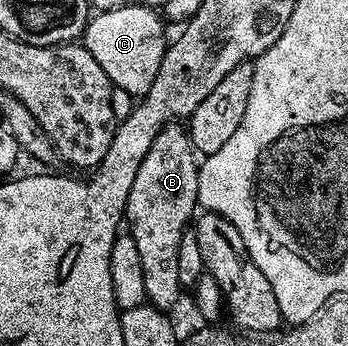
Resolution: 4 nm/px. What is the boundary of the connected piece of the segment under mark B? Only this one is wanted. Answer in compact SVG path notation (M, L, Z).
M173 121L154 137L154 145L142 157L130 197L124 206L127 234L132 236L142 260L142 282L146 285L145 300L151 306L169 309L180 299L182 288L178 281L178 245L189 230L198 211L198 155L188 136L185 124Z

